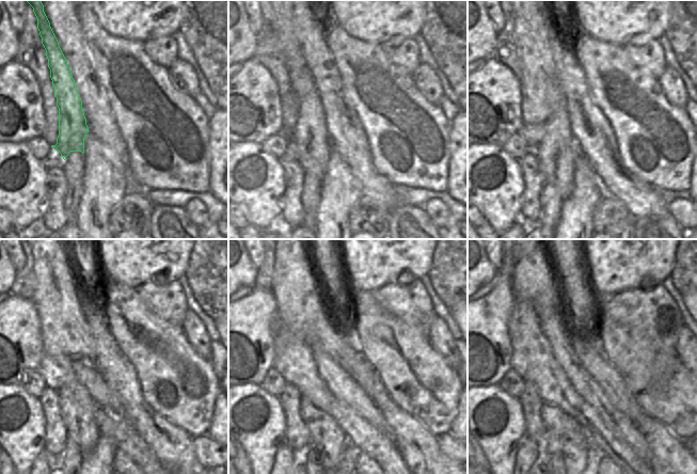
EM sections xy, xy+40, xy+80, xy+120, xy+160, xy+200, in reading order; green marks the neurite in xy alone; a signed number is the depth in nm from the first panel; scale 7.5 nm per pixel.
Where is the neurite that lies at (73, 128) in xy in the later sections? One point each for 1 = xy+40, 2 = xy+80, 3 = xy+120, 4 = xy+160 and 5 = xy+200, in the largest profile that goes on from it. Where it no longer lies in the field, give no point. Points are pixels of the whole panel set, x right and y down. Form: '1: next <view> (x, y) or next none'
1: next xy+40 (311, 140)
2: next xy+80 (556, 153)
3: next xy+120 (77, 407)
4: next xy+160 (321, 427)
5: next xy+200 (559, 427)

